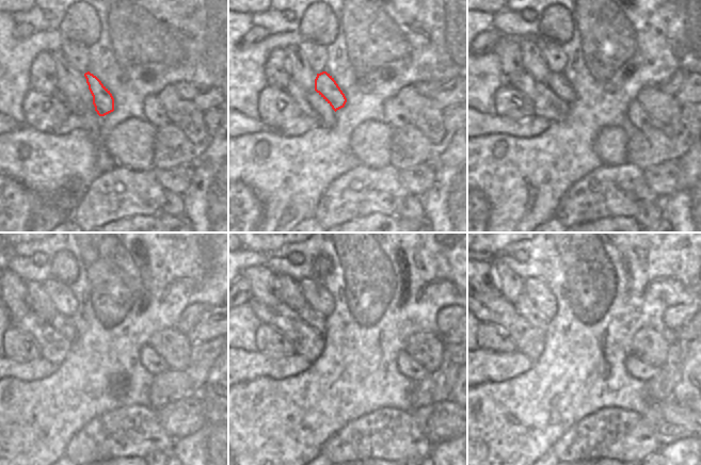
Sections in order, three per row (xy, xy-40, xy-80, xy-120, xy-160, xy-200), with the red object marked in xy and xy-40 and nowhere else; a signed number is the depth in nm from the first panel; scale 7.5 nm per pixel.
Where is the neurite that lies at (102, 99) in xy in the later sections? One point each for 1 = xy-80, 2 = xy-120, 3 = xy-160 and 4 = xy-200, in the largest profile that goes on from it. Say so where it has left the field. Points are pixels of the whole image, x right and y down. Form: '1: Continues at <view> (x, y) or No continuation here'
1: Continues at xy-80 (558, 83)
2: Continues at xy-120 (77, 321)
3: Continues at xy-160 (293, 314)
4: Continues at xy-200 (525, 306).

